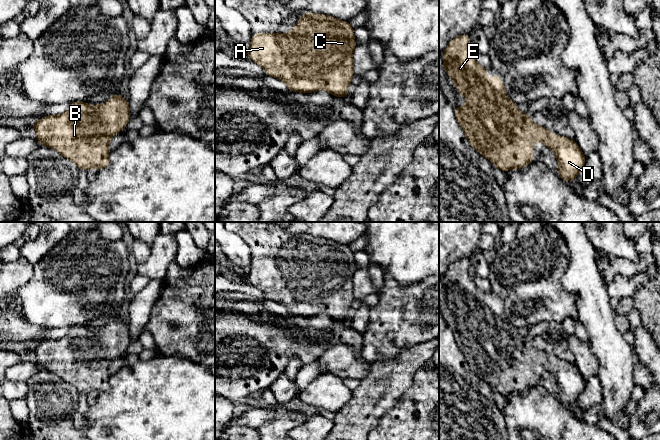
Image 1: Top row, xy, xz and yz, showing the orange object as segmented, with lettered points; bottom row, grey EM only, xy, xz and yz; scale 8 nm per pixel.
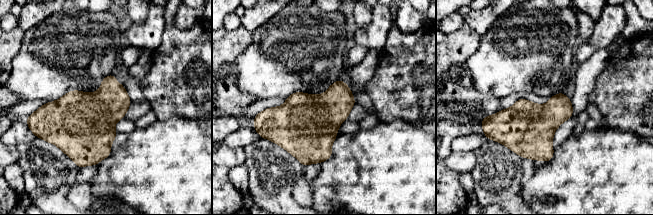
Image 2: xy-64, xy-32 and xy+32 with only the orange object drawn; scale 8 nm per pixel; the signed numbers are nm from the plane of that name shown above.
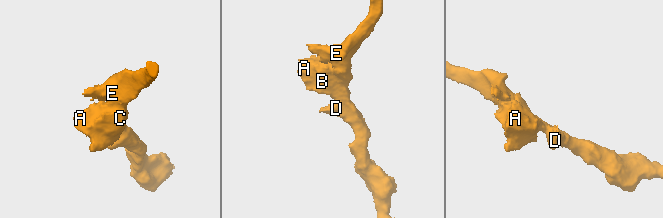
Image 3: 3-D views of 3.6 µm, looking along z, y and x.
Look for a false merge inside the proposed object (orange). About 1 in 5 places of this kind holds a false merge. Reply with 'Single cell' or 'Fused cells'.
Single cell

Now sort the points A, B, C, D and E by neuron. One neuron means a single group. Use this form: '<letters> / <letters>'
A B C D E

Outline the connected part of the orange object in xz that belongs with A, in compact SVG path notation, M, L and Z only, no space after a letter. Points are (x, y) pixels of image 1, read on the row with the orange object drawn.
M305 11L305 15L299 19L289 33L255 33L252 35L247 58L261 65L265 75L284 81L289 91L311 93L324 88L335 97L348 98L348 85L354 76L352 54L356 45L354 28L348 21Z

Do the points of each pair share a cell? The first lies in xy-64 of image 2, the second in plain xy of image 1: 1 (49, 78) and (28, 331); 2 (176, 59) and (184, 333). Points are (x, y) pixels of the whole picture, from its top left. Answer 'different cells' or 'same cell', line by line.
1: different cells
2: same cell

